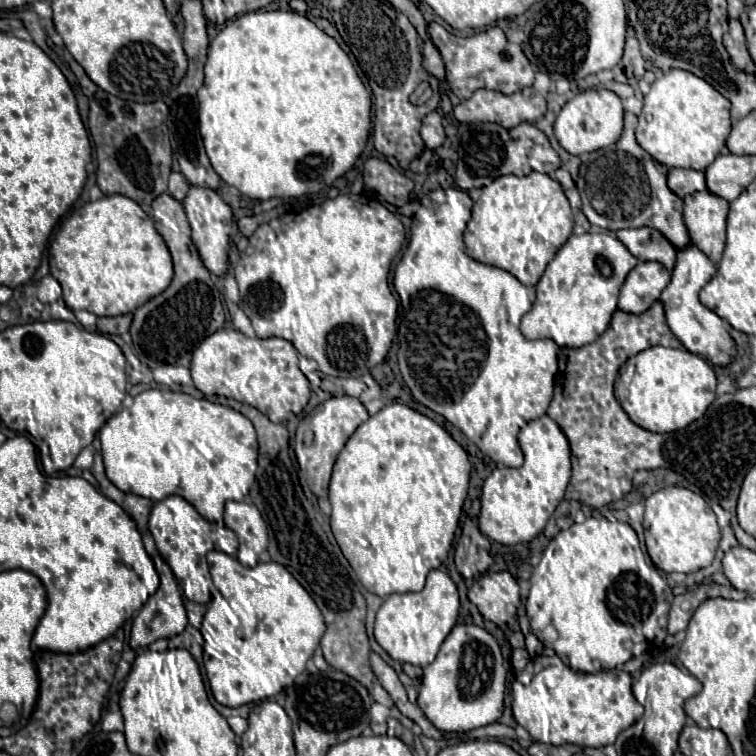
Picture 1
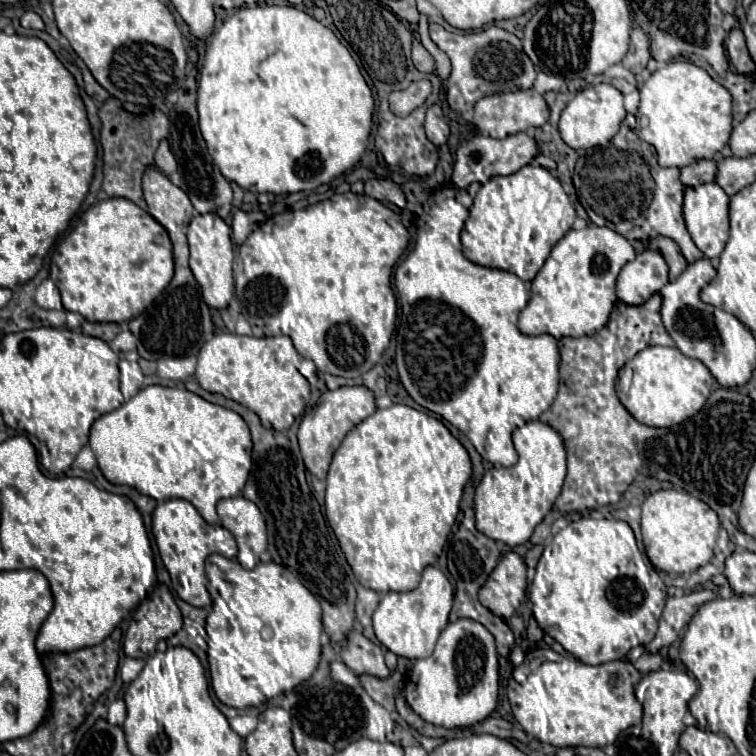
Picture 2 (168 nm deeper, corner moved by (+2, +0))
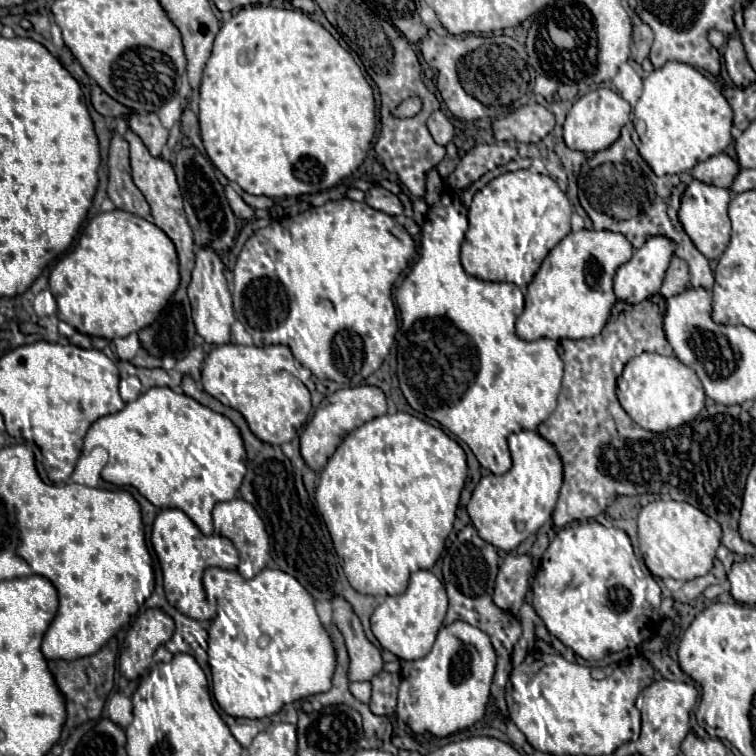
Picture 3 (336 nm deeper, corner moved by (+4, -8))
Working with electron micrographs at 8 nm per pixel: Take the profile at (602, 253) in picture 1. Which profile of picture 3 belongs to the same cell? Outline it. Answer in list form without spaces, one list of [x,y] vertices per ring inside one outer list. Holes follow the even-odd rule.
[[[579,230],[567,234],[543,260],[539,272],[535,274],[533,282],[527,288],[525,296],[525,310],[517,318],[517,336],[523,340],[539,340],[539,338],[553,338],[553,340],[579,340],[579,338],[591,338],[597,336],[615,304],[613,294],[613,276],[619,266],[627,264],[631,260],[633,246],[627,242],[623,234],[615,234],[609,230]]]

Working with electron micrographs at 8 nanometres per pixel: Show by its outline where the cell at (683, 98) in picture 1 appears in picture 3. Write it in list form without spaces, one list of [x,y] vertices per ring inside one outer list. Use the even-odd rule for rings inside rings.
[[[667,62],[663,68],[653,70],[643,80],[643,94],[633,110],[633,124],[639,136],[639,154],[645,162],[653,168],[657,176],[665,174],[681,174],[691,170],[695,164],[721,154],[731,144],[731,126],[733,126],[733,112],[723,94],[715,88],[715,84],[705,78],[693,66],[681,62]]]

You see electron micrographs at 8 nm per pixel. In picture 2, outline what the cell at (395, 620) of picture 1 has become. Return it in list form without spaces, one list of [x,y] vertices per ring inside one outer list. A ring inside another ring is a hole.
[[[427,566],[415,590],[387,592],[381,598],[373,614],[373,628],[379,642],[397,656],[405,656],[409,660],[427,658],[429,654],[433,654],[433,646],[441,630],[447,626],[447,616],[451,612],[451,606],[453,606],[453,586],[439,568]]]

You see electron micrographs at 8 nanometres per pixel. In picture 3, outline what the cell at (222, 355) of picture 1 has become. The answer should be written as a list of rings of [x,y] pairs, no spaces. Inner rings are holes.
[[[215,346],[201,370],[201,384],[221,404],[239,410],[251,432],[269,444],[291,442],[307,422],[311,398],[305,384],[293,374],[295,358],[287,346]]]

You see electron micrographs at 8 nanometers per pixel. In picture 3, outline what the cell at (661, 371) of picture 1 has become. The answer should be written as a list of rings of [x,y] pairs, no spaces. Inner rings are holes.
[[[643,352],[627,362],[617,380],[617,397],[623,410],[641,428],[651,432],[665,432],[693,420],[705,406],[703,384],[697,374],[679,362],[675,356]]]

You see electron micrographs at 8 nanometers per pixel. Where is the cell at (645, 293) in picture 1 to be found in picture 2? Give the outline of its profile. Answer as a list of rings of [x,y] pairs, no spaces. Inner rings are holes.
[[[647,248],[643,252],[639,252],[633,262],[627,262],[621,268],[619,278],[617,278],[617,298],[625,304],[639,306],[641,302],[647,302],[655,292],[659,292],[667,282],[669,282],[667,280],[667,264],[665,264],[661,252],[655,248]]]

